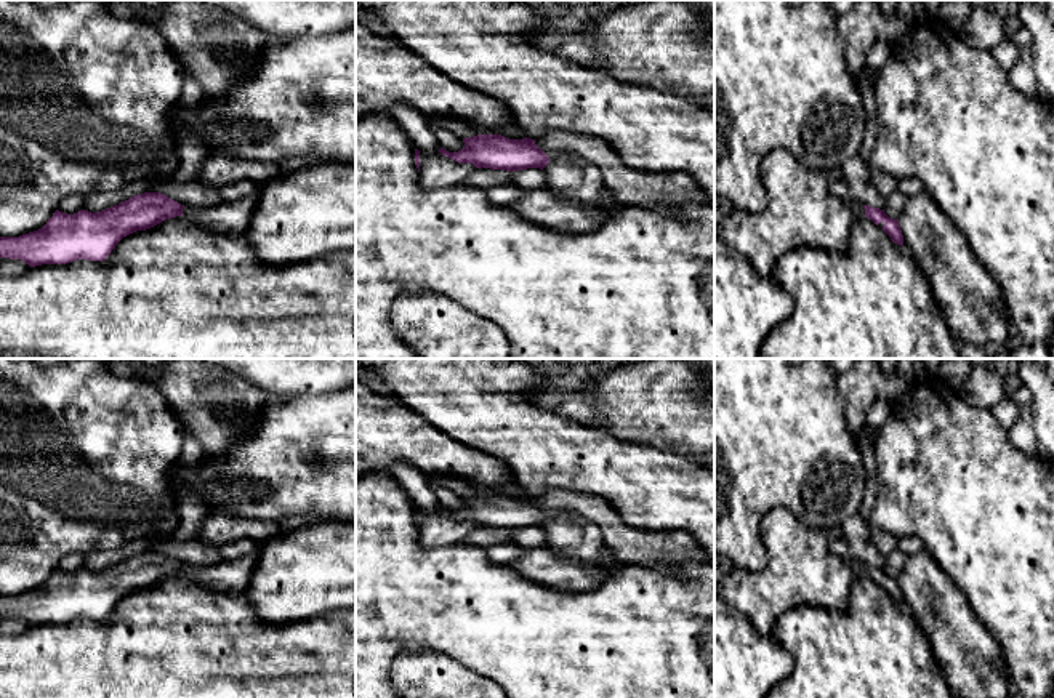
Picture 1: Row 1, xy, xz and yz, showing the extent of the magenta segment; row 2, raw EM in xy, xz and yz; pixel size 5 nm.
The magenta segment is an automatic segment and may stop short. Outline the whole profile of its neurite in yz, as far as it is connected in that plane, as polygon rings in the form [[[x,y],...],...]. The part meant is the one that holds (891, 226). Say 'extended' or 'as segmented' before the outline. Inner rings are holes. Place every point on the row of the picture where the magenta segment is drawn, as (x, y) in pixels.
extended; [[[851,200],[849,203],[849,208],[854,215],[854,218],[863,218],[867,216],[868,219],[871,219],[876,226],[879,223],[883,223],[883,231],[891,237],[891,240],[897,245],[902,245],[903,247],[903,235],[902,235],[902,231],[900,231],[900,226],[899,226],[899,219],[892,219],[889,218],[884,210],[879,210],[879,208],[873,208],[873,207],[868,207],[868,205],[862,205],[855,200]]]

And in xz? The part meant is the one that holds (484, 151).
extended; [[[549,131],[538,139],[509,139],[501,134],[477,134],[463,138],[465,147],[439,152],[458,163],[476,168],[519,171],[543,170],[551,154],[578,157],[596,166],[604,184],[625,207],[642,207],[662,215],[678,215],[687,203],[708,203],[703,191],[690,174],[682,171],[646,173],[626,166],[602,139]]]

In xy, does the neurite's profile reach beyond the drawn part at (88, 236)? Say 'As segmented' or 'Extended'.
Extended

